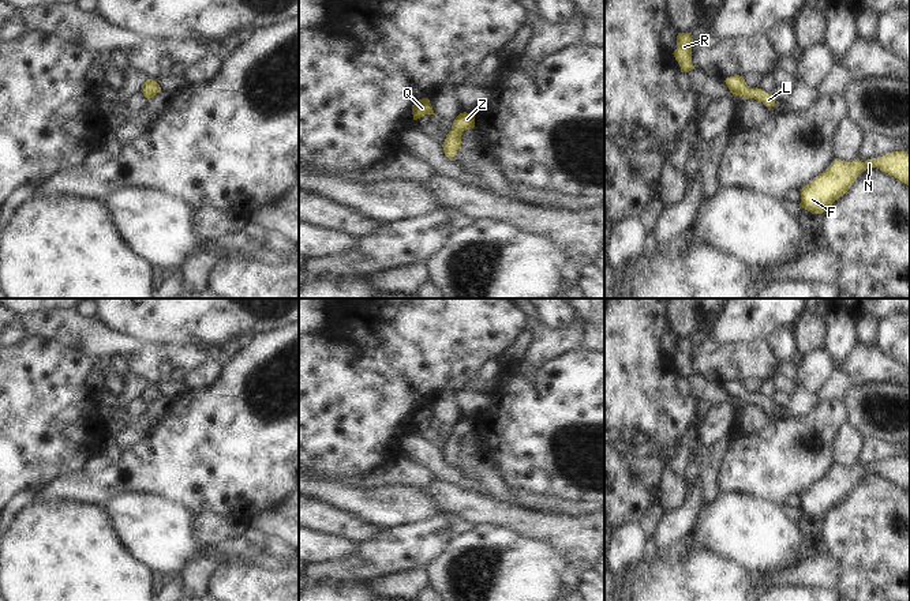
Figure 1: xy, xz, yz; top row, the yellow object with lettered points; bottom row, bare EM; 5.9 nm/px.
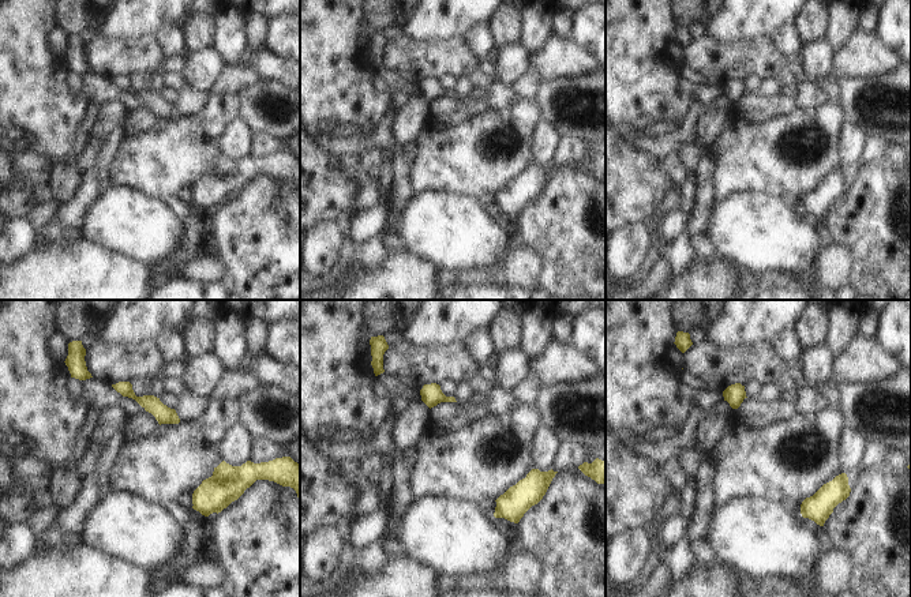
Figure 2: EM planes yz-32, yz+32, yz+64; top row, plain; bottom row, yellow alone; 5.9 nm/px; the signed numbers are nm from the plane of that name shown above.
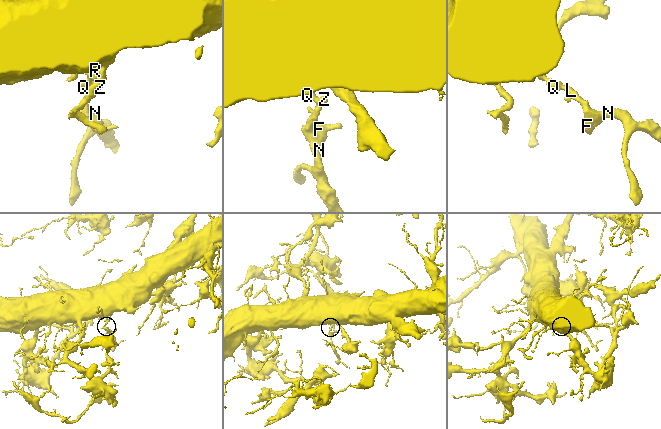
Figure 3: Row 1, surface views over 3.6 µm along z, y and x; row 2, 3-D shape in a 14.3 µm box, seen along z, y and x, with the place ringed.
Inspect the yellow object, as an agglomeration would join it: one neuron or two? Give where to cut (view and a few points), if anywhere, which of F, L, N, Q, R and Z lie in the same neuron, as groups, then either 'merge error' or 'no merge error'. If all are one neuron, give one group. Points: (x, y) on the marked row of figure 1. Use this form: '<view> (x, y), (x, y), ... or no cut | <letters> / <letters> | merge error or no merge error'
no cut | F L N Q R Z | no merge error

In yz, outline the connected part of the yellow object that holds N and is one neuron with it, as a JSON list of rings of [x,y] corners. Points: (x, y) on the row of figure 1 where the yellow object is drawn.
[[[892,151],[866,162],[861,162],[858,158],[853,162],[836,158],[801,189],[799,206],[812,214],[823,214],[869,168],[877,168],[910,187],[910,154],[907,151]]]

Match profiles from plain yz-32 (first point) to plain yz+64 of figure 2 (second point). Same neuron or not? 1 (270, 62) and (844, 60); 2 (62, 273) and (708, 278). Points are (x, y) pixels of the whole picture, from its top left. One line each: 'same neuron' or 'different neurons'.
1: same neuron
2: same neuron

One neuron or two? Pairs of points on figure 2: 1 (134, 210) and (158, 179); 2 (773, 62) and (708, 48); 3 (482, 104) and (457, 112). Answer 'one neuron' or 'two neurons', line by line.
1: two neurons
2: one neuron
3: one neuron

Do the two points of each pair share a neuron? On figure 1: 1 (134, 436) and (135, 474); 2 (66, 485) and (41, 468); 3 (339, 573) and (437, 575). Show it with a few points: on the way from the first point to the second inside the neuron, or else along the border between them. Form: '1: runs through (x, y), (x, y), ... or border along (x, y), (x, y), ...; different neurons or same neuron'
1: border along (156, 421), (143, 436), (122, 451); different neurons
2: border along (83, 469), (75, 473), (63, 473), (36, 489); different neurons
3: border along (449, 541), (430, 562); different neurons

